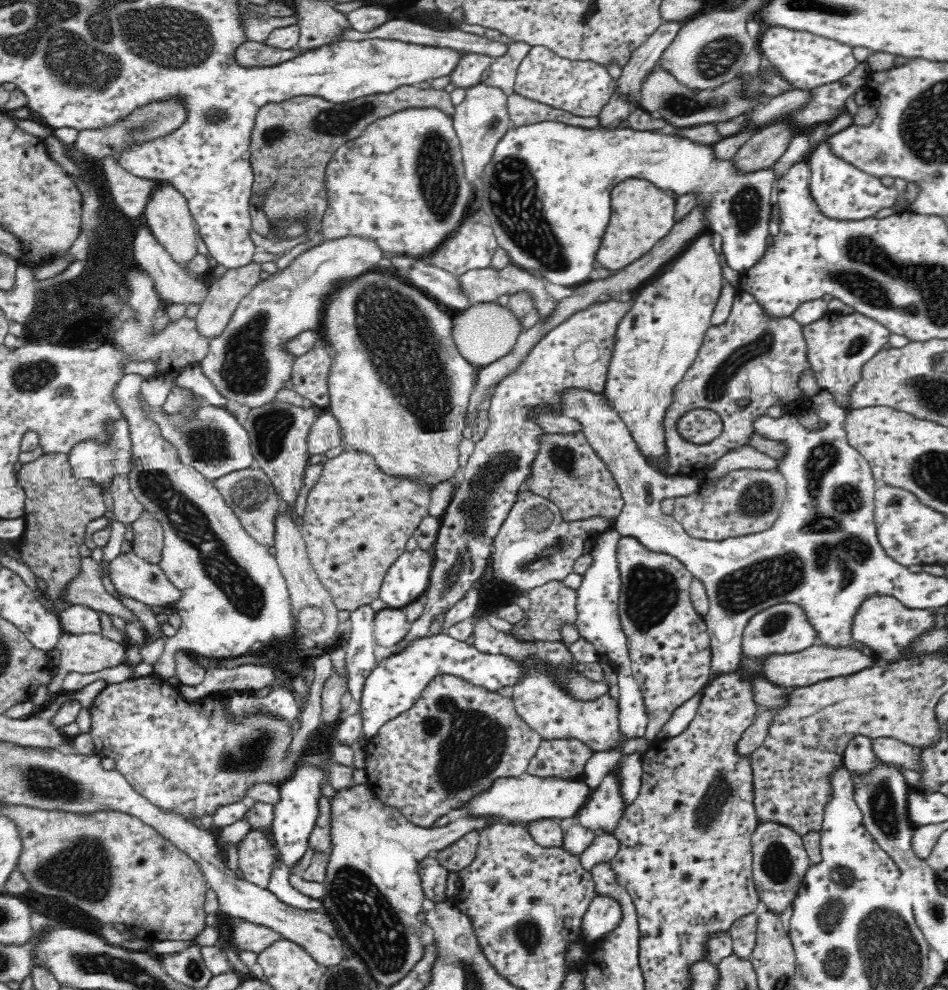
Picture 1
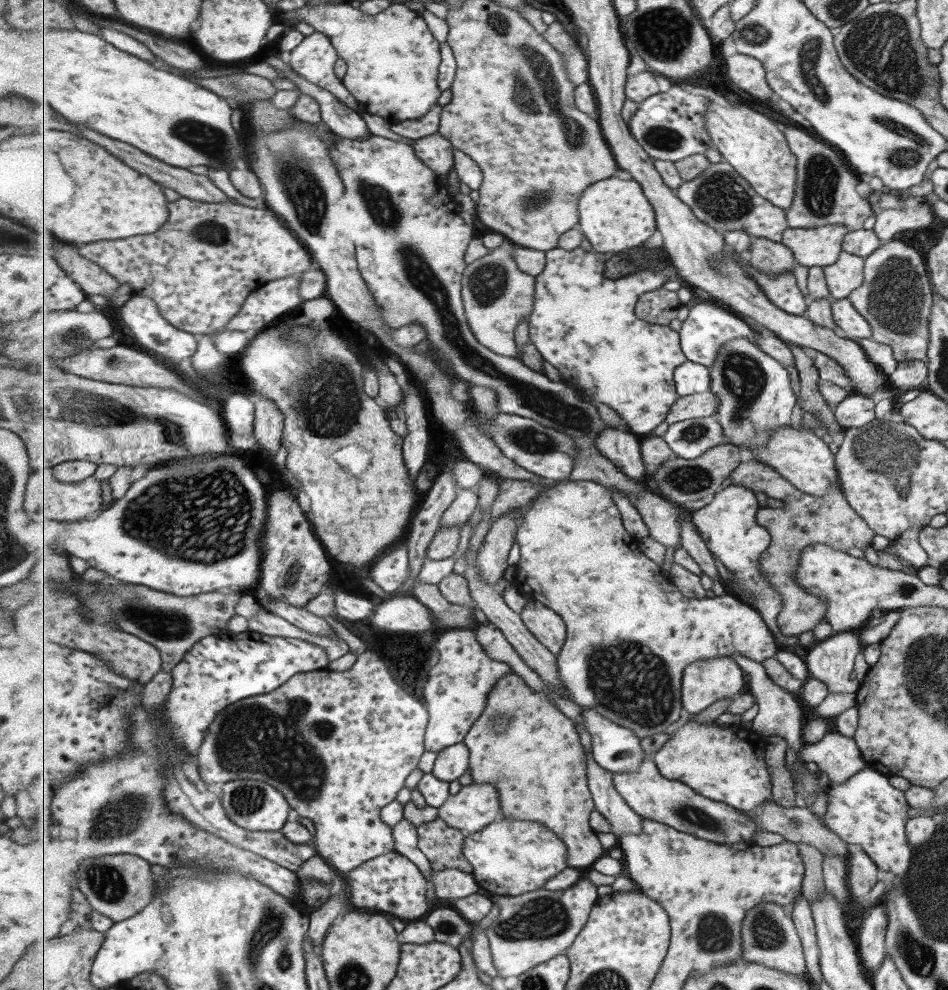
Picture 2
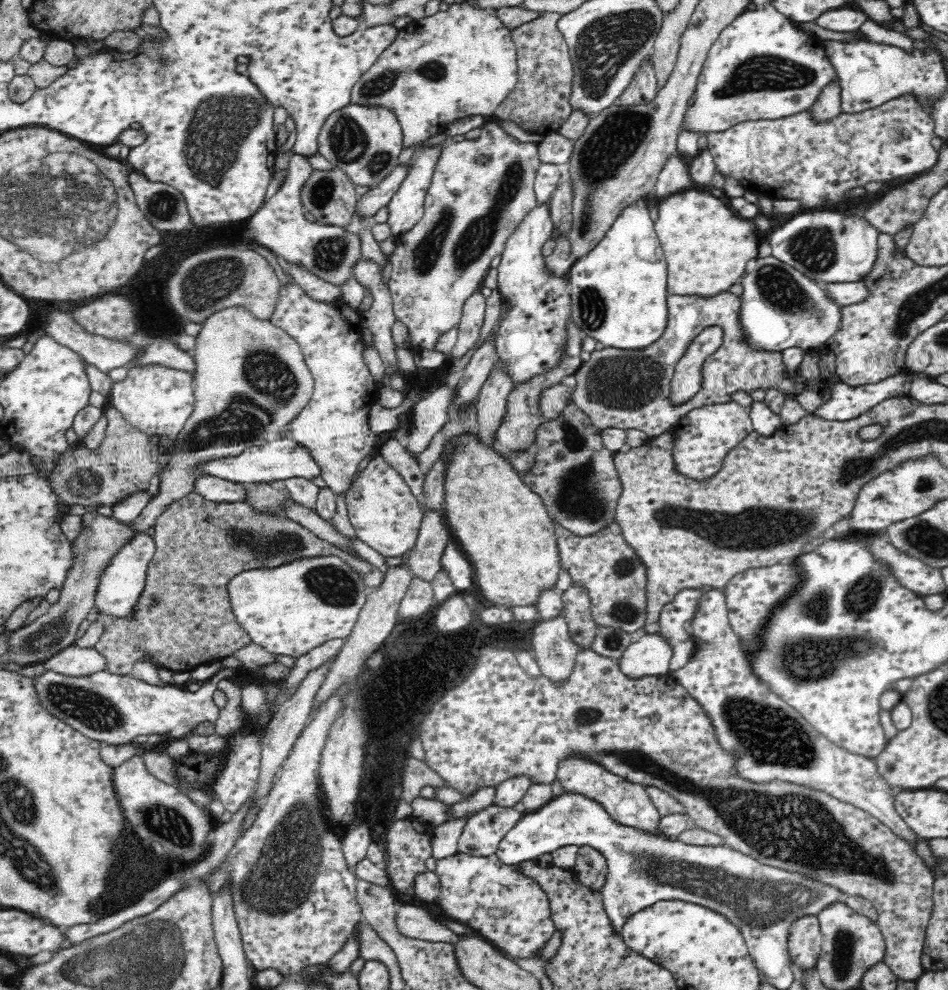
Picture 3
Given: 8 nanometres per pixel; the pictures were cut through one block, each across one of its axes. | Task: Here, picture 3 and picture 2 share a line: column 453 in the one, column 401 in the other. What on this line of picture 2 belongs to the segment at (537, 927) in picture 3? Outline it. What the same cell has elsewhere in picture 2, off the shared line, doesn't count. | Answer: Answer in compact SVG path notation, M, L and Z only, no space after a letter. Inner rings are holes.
M395 850L365 862L345 877L349 882L350 903L354 910L377 912L403 921L413 921L424 919L431 907L425 898L427 880L421 875L420 867Z

